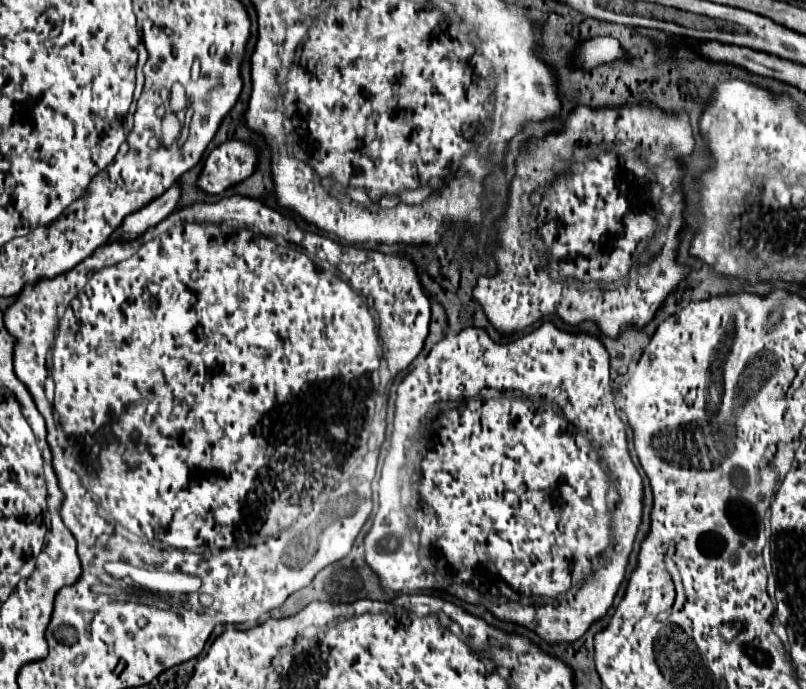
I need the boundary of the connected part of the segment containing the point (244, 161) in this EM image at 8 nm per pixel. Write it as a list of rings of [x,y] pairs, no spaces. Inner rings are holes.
[[[228,140],[214,148],[200,174],[198,186],[208,194],[220,194],[254,174],[258,164],[258,146],[244,140]]]

